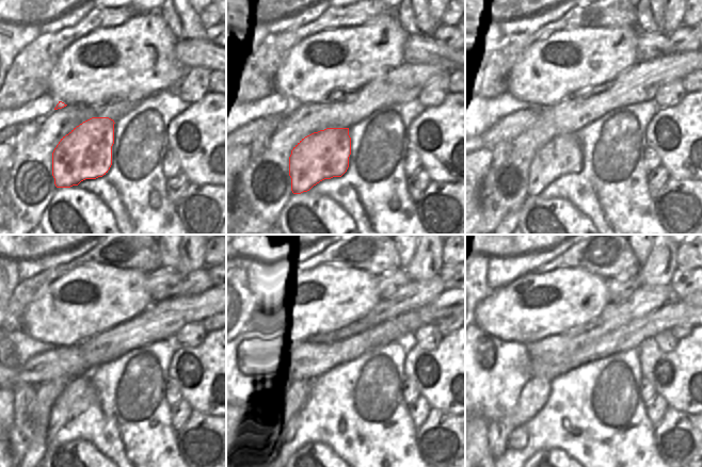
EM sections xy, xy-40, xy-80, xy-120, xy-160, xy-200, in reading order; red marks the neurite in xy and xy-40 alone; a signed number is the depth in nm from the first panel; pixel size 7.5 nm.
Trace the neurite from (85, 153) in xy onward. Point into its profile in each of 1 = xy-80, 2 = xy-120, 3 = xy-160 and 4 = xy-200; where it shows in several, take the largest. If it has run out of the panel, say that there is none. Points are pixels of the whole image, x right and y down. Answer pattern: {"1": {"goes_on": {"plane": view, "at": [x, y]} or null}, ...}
{"1": {"goes_on": {"plane": "xy-80", "at": [561, 156]}}, "2": {"goes_on": {"plane": "xy-120", "at": [79, 393]}}, "3": {"goes_on": {"plane": "xy-160", "at": [287, 431]}}, "4": {"goes_on": {"plane": "xy-200", "at": [517, 439]}}}

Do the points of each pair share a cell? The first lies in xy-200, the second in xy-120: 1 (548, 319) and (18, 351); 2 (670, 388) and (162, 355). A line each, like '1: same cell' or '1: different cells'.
1: different cells
2: different cells

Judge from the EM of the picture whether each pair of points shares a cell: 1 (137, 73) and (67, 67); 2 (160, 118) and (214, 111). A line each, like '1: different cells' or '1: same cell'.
1: same cell
2: different cells

